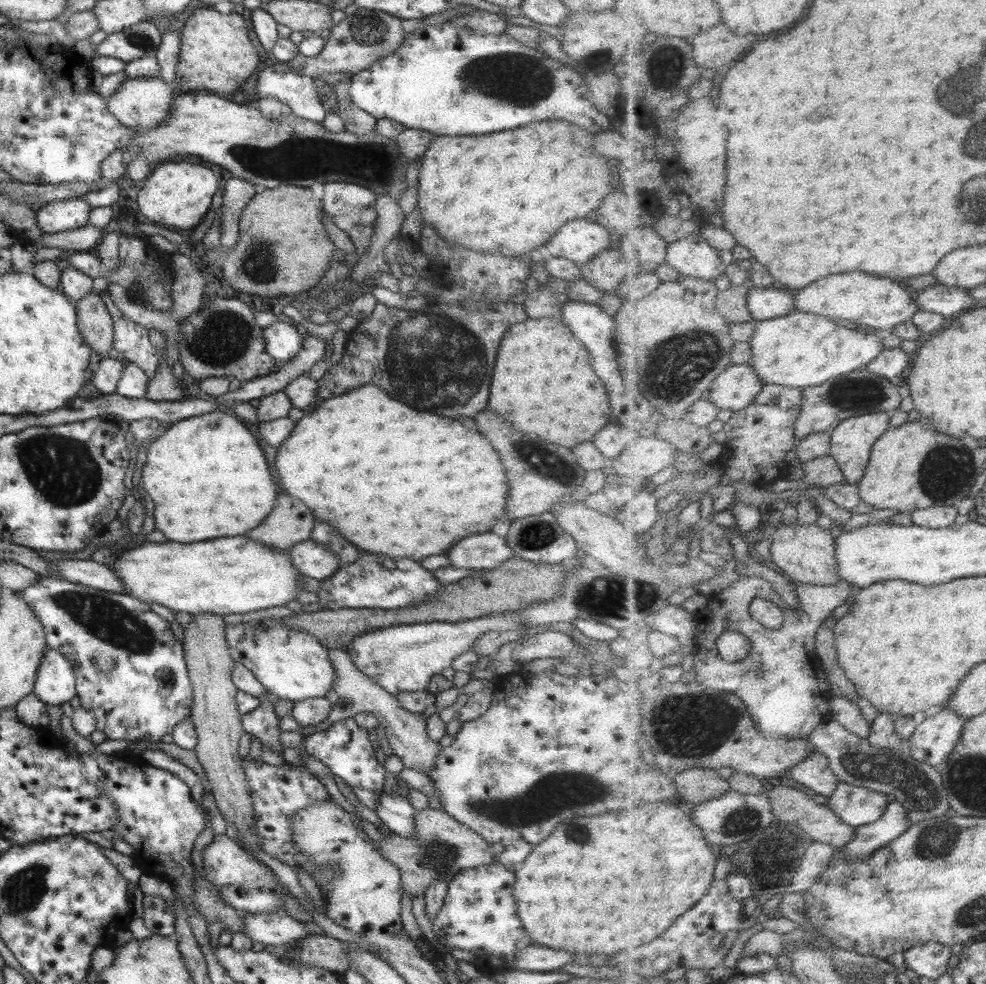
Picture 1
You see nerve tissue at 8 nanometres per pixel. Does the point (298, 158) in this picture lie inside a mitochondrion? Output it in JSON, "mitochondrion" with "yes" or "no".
{"mitochondrion":"yes"}

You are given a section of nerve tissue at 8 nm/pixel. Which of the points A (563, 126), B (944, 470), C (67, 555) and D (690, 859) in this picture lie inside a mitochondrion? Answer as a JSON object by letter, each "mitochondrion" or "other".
{"A":"other","B":"mitochondrion","C":"other","D":"other"}

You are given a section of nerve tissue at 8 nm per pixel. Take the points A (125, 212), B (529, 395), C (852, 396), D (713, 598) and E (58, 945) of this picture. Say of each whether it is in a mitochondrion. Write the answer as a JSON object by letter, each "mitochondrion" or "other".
{"A":"other","B":"other","C":"mitochondrion","D":"other","E":"other"}

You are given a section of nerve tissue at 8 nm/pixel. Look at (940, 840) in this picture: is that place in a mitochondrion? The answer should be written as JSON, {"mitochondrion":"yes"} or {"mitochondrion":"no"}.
{"mitochondrion":"yes"}

